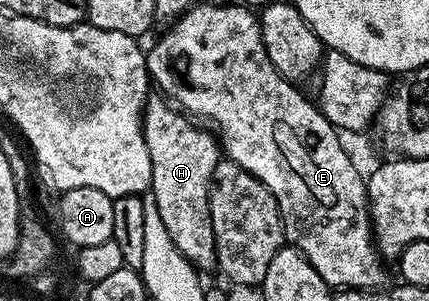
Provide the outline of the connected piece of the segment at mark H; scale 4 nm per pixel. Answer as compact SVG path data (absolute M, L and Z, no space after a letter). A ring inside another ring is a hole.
M152 94L144 101L144 137L150 150L152 187L150 195L158 202L158 214L170 233L174 246L193 268L217 267L214 226L210 222L210 186L216 165L222 159L219 139L207 127L189 118L163 95Z

